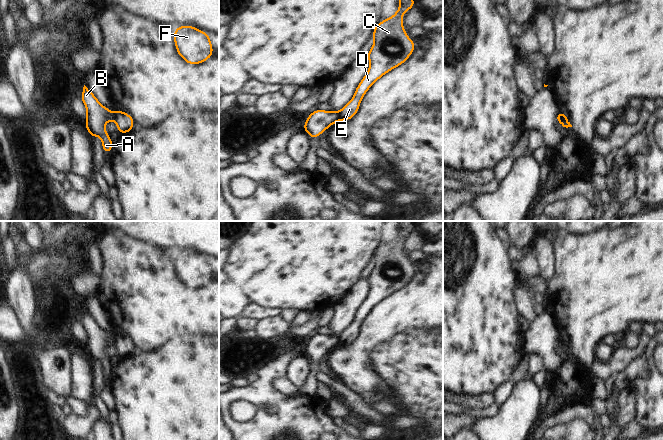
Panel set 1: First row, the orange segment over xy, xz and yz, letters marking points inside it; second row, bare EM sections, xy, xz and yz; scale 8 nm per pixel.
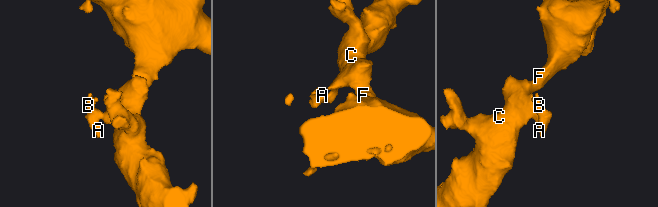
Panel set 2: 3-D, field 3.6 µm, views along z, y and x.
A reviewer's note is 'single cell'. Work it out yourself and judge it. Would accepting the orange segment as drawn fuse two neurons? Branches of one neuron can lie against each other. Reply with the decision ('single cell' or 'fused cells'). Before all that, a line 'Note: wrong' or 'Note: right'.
Note: wrong
fused cells

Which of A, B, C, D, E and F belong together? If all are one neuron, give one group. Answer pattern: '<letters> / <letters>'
A B / C D E F

